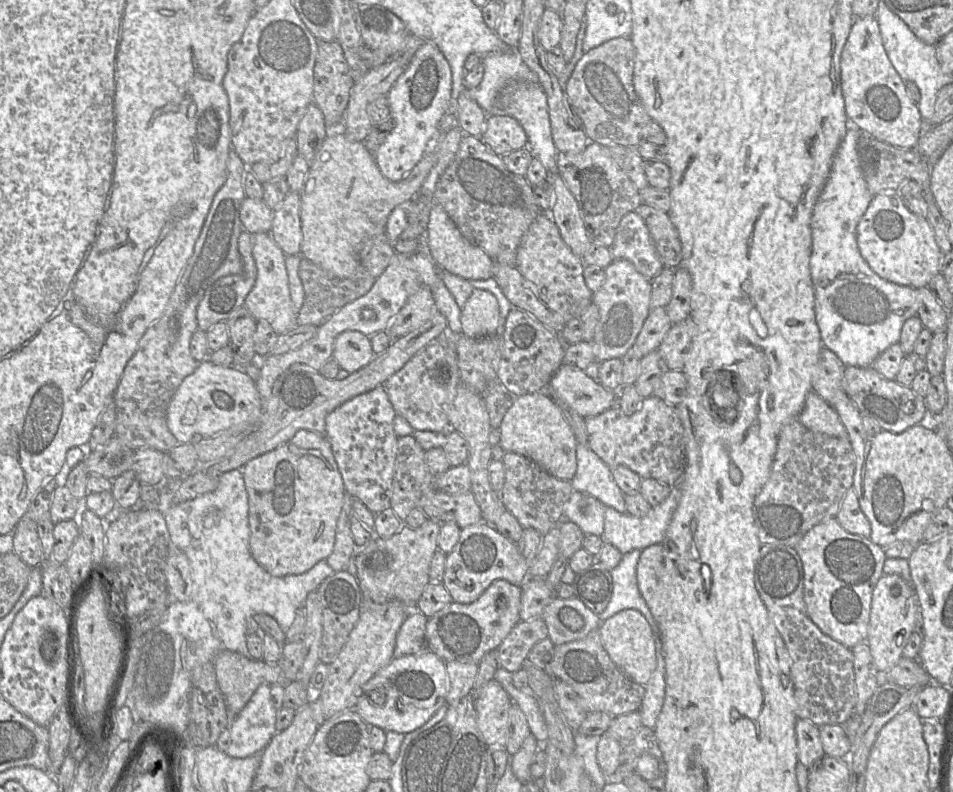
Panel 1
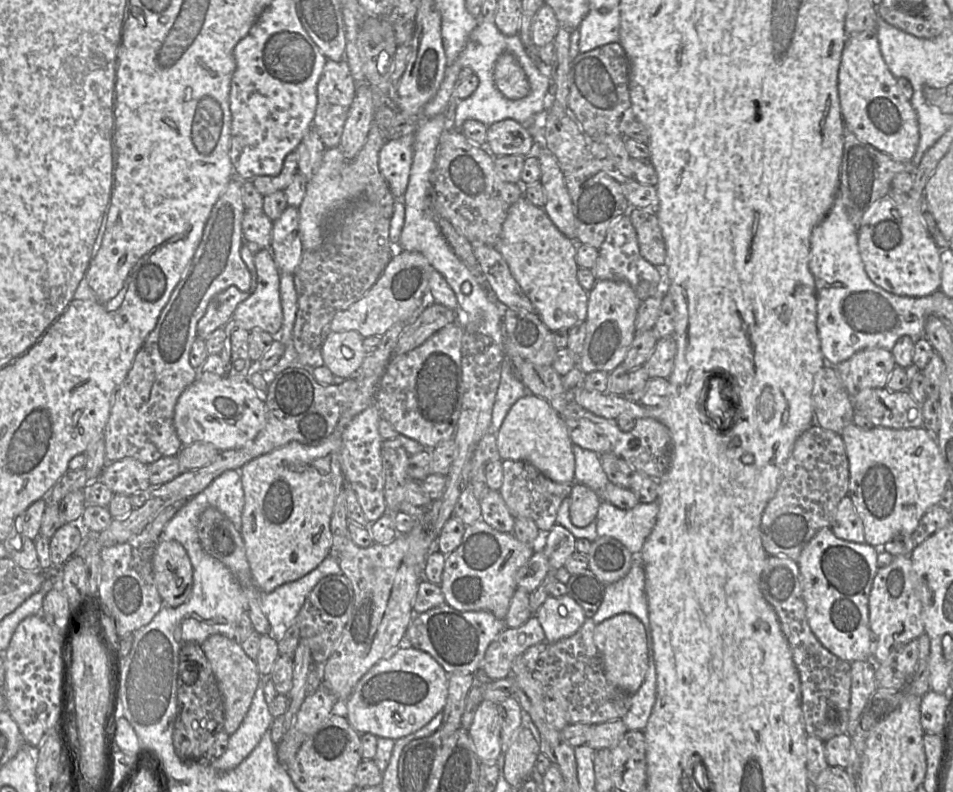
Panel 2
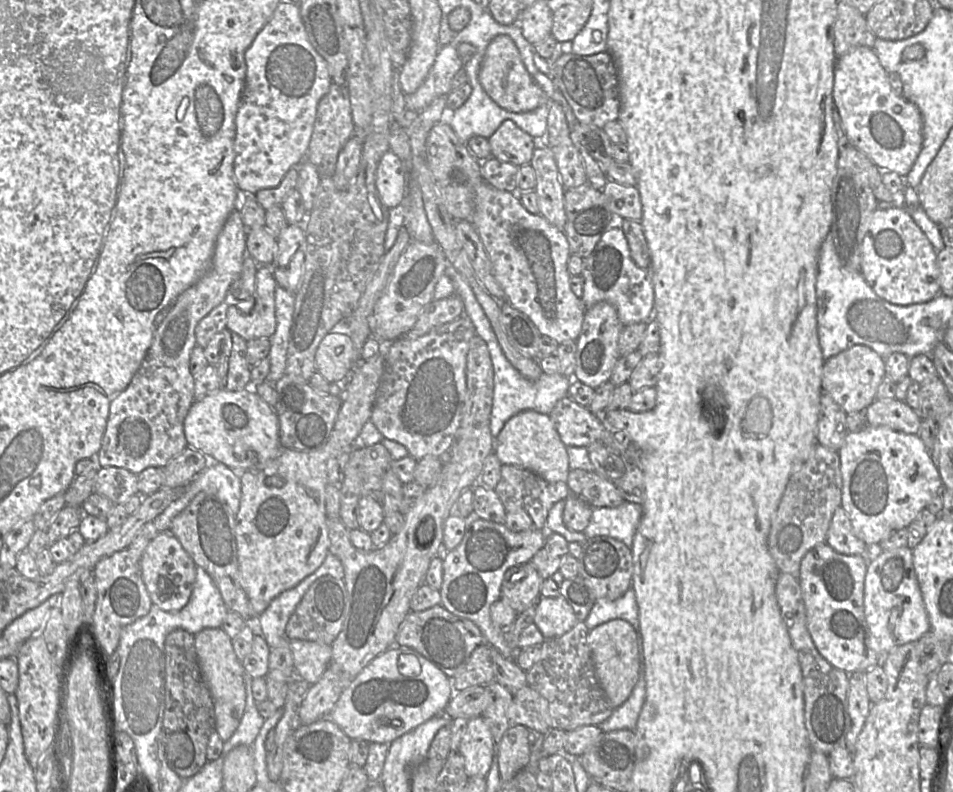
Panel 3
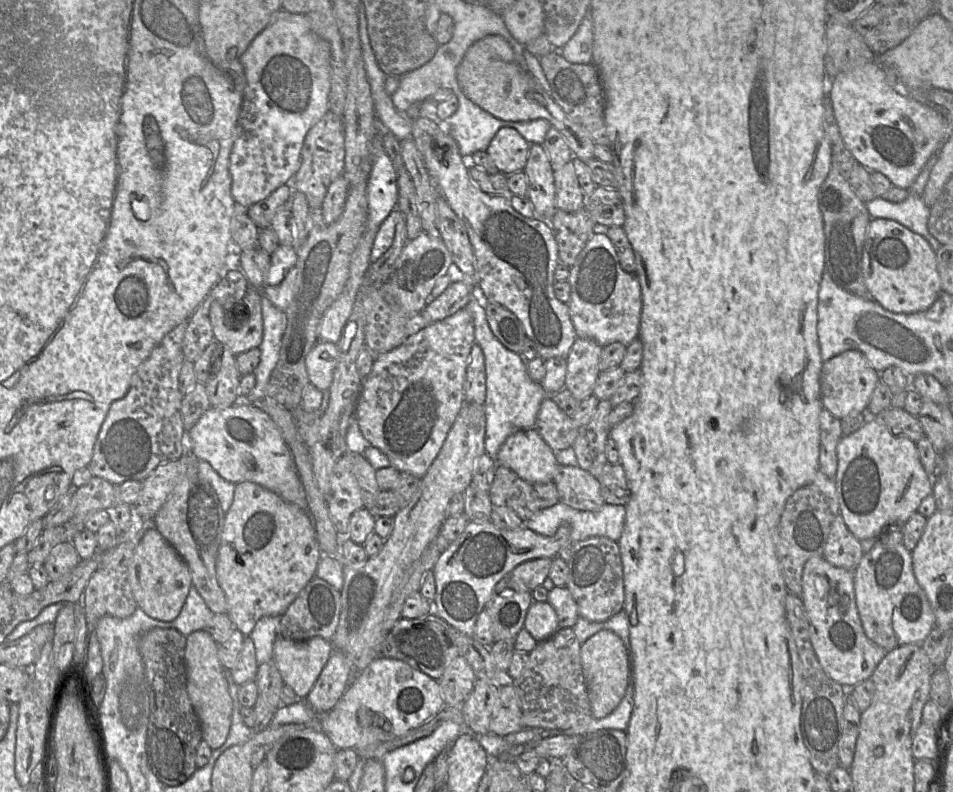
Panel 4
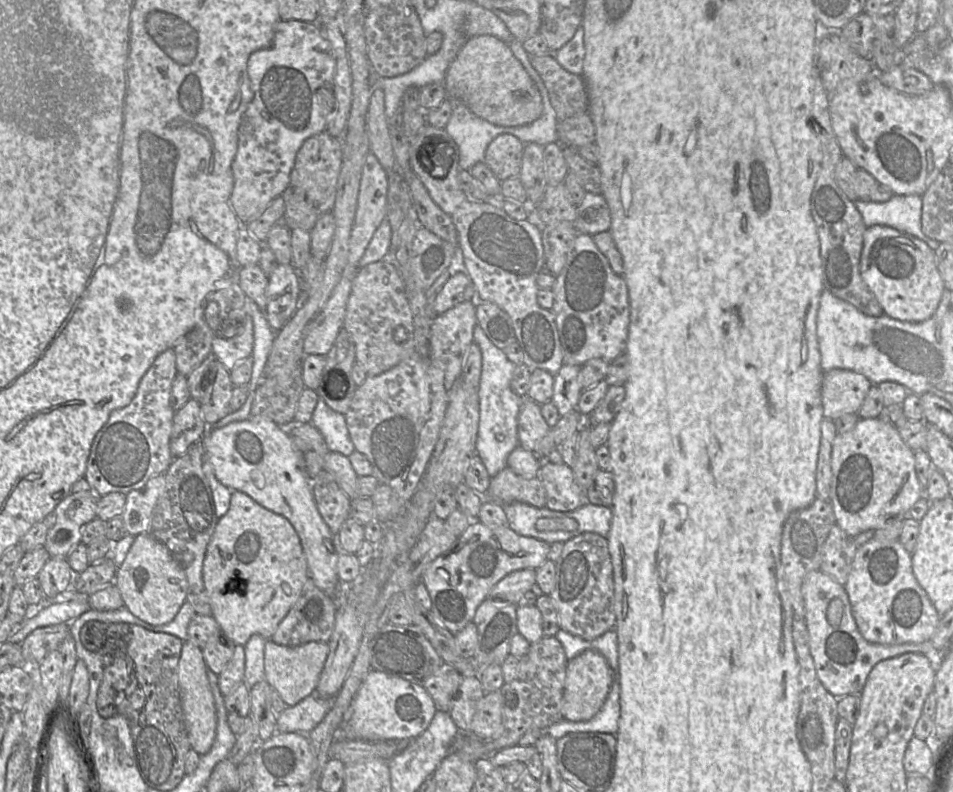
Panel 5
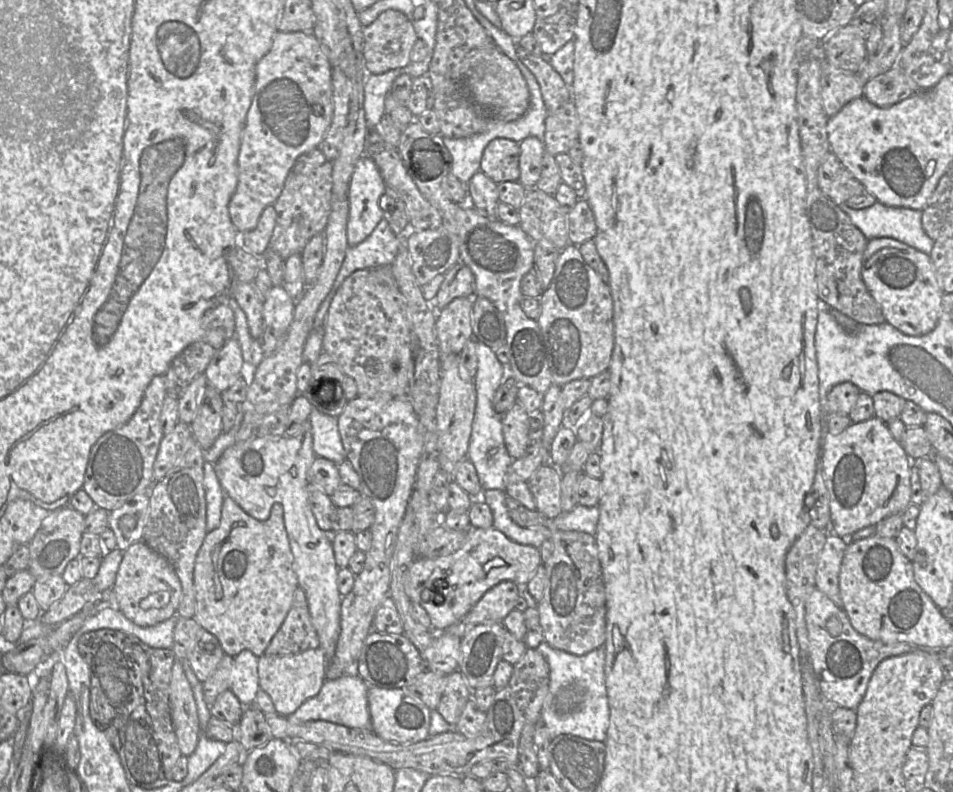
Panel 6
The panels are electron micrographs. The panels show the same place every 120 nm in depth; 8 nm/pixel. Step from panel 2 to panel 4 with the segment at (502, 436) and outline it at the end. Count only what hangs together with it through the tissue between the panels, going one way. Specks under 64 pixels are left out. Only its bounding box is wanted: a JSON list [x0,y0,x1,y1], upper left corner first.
[496,427,559,483]

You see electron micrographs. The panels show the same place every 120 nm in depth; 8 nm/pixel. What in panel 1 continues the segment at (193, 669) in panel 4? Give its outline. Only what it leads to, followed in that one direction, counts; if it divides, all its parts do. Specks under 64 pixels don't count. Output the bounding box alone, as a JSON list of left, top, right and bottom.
[213,650,290,717]

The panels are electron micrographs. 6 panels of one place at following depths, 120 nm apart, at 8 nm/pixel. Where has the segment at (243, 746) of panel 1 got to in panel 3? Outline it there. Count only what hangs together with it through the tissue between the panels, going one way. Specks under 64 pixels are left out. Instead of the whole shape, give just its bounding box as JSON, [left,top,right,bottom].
[219,672,265,762]

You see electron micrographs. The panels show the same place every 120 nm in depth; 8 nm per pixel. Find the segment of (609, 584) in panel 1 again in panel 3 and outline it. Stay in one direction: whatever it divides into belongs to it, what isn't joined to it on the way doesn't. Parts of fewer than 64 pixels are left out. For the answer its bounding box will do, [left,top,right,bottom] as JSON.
[559,574,596,621]

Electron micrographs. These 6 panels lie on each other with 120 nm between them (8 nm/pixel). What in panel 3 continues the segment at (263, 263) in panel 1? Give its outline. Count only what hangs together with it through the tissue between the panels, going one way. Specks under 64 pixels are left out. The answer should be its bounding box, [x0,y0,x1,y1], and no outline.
[226,265,277,341]

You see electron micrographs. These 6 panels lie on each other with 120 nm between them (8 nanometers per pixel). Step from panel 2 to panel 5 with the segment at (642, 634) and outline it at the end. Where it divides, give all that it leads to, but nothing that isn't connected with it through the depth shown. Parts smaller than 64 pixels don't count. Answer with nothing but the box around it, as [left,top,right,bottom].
[562,649,614,720]

